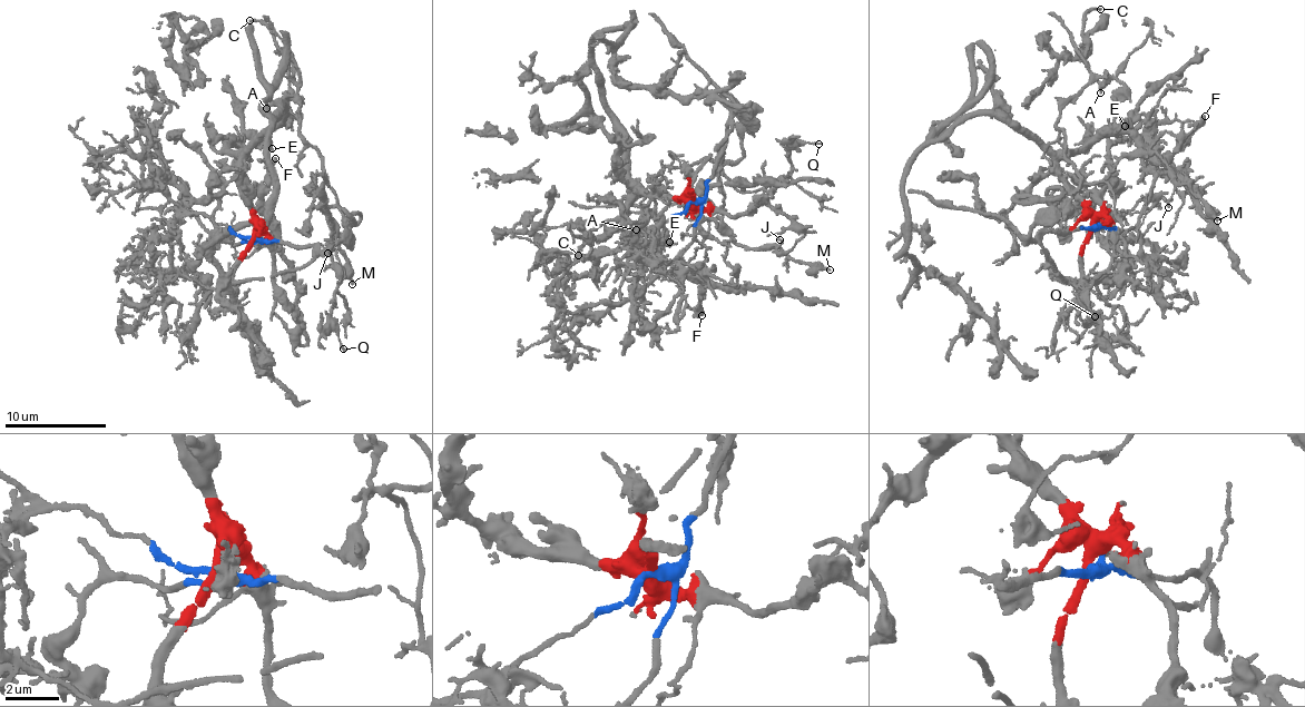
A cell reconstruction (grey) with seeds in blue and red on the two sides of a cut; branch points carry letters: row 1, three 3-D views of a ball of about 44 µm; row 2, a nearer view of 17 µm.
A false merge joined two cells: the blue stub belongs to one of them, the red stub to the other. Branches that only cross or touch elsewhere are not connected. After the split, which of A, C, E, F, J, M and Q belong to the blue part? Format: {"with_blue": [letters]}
{"with_blue": ["A", "C", "J", "M", "Q"]}

